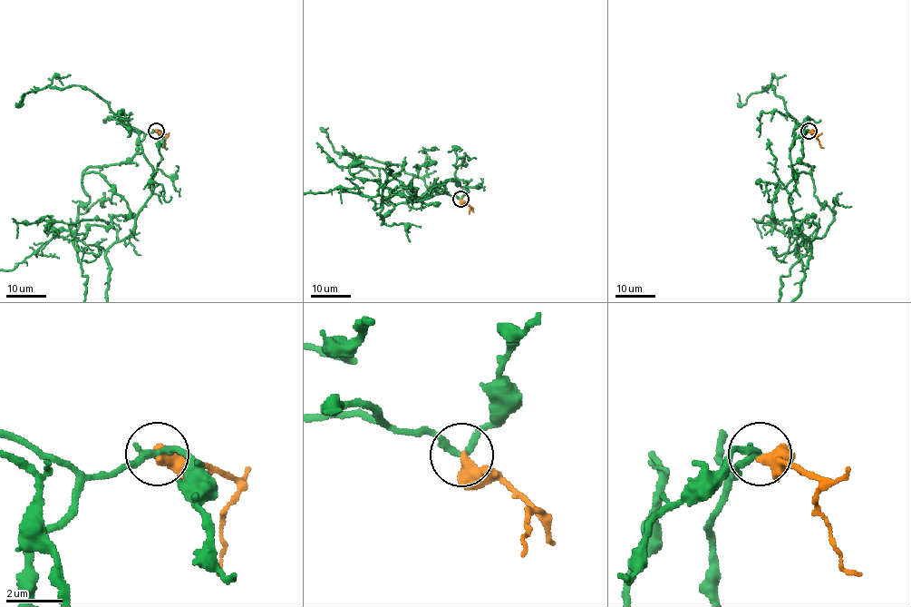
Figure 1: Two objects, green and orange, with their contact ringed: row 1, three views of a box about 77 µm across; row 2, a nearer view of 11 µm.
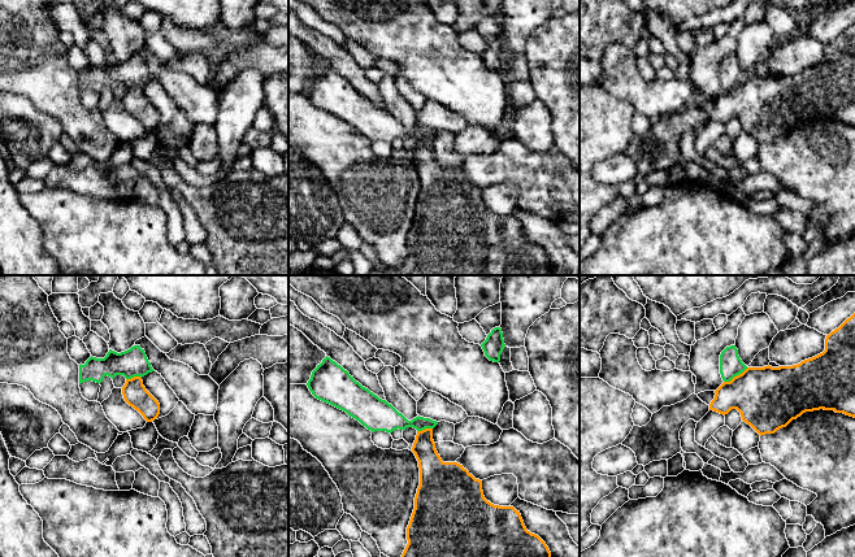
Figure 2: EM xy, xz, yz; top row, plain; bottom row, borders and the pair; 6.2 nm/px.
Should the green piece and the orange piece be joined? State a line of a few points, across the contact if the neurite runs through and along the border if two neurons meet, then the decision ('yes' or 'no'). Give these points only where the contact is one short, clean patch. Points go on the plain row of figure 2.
yz (747, 77), (724, 91) | no

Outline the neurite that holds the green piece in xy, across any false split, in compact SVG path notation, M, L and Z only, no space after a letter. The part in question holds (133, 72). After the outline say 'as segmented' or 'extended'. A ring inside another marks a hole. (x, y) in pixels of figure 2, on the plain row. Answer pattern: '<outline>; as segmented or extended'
M140 55L121 62L109 58L104 68L91 65L84 74L79 74L79 93L87 90L101 92L105 84L112 88L116 84L123 84L126 88L142 87L152 80L155 79Z; as segmented

